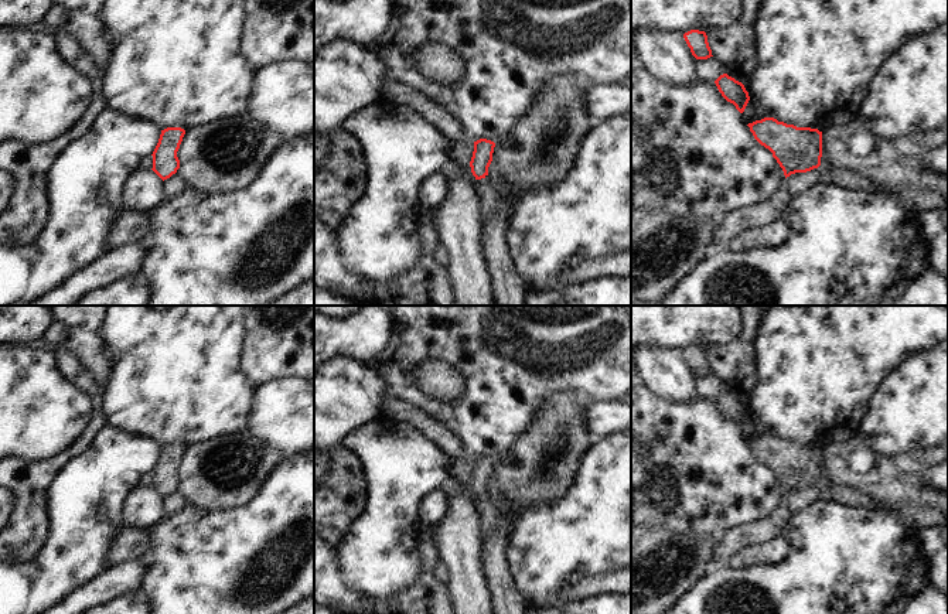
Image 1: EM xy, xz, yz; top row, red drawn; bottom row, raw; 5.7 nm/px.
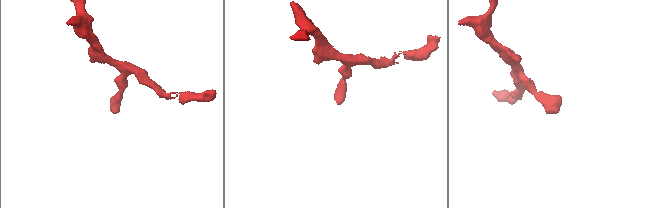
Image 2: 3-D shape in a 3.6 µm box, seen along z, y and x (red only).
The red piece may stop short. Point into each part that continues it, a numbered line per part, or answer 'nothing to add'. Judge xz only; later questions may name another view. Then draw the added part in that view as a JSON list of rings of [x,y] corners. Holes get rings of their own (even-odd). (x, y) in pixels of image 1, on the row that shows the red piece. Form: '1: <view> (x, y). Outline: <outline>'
1: xz (487, 191). Outline: [[[490,174],[481,180],[477,180],[477,197],[480,199],[480,215],[481,218],[490,219],[495,211],[497,202],[499,201],[499,177],[494,178]]]

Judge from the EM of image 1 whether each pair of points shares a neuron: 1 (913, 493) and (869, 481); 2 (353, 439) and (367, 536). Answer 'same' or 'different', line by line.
1: same
2: same

